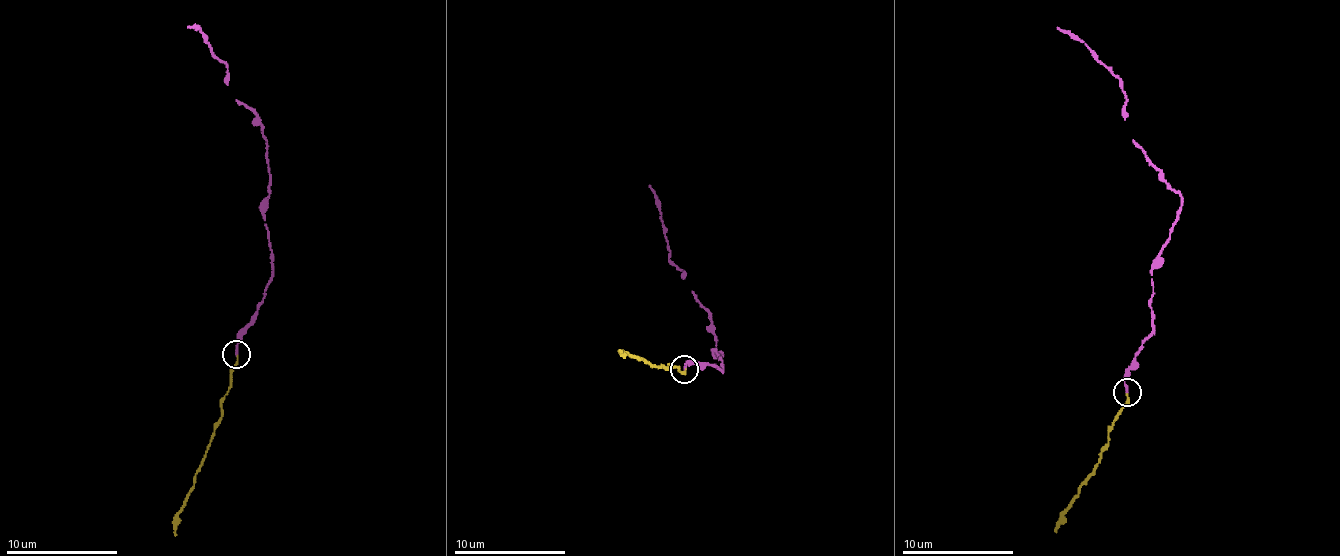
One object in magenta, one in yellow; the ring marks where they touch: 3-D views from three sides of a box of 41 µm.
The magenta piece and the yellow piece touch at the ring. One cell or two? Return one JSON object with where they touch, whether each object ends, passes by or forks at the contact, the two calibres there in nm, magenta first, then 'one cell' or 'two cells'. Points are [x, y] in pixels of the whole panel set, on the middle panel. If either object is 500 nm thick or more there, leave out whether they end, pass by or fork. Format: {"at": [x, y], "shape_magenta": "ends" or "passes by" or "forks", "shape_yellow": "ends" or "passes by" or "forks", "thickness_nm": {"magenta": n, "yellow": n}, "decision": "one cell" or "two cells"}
{"at": [684, 369], "shape_magenta": "ends", "shape_yellow": "ends", "thickness_nm": {"magenta": 170, "yellow": 140}, "decision": "one cell"}

